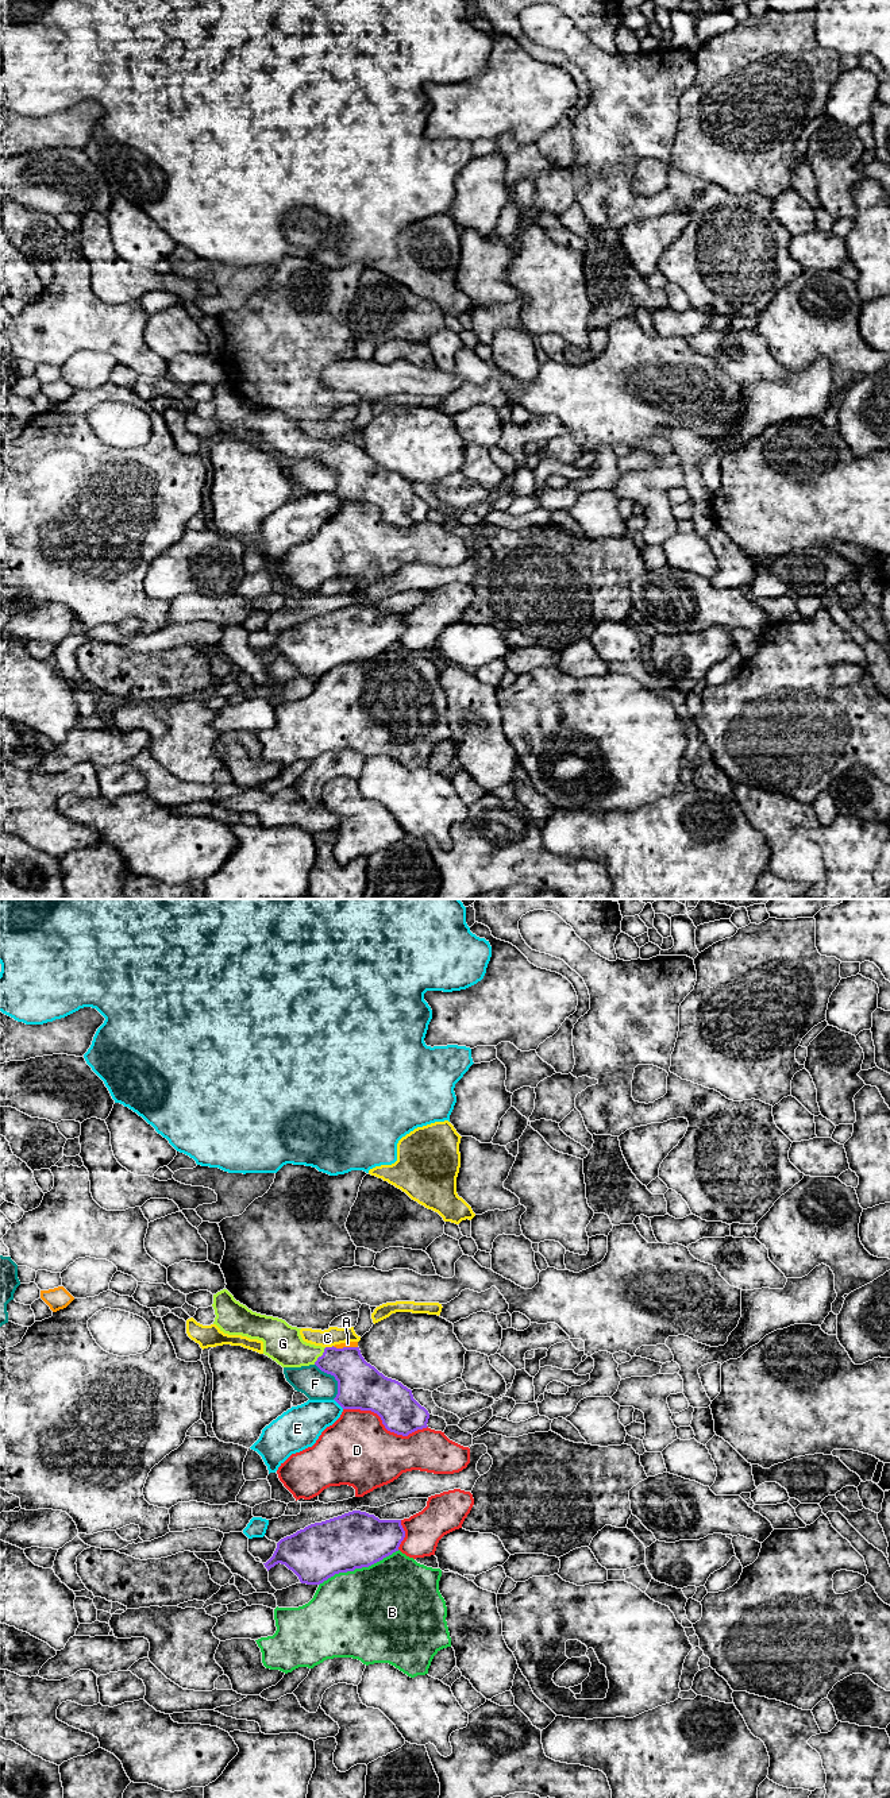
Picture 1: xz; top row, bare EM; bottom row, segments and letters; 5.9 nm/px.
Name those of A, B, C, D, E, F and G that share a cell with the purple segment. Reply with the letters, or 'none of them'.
G

